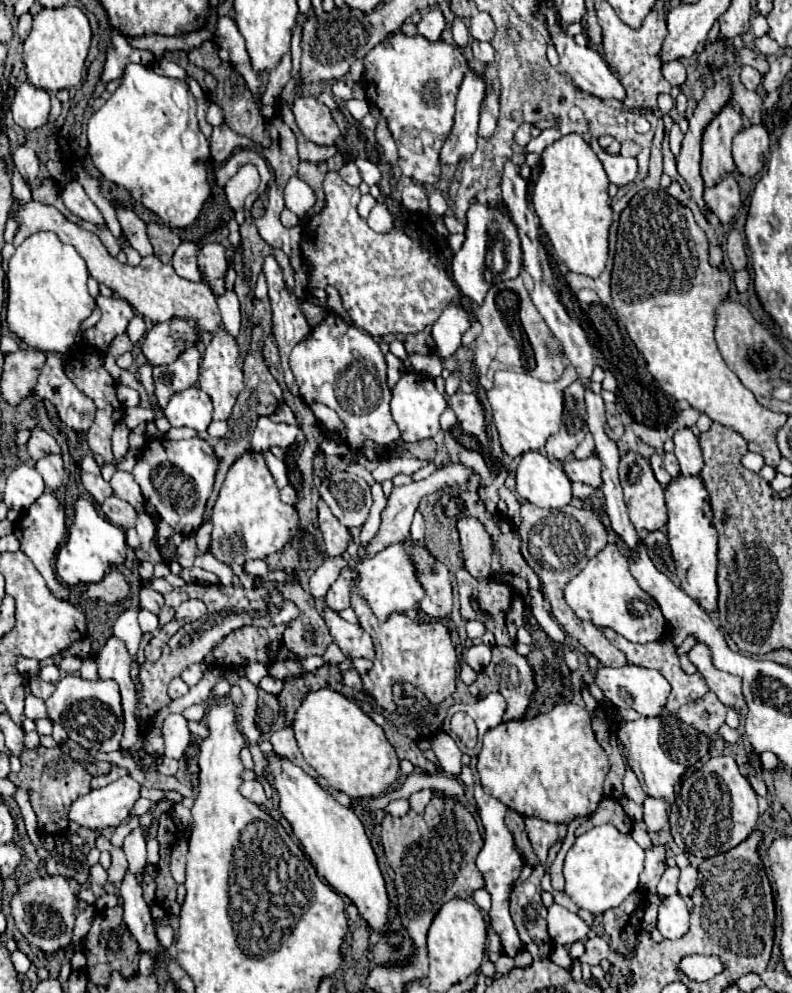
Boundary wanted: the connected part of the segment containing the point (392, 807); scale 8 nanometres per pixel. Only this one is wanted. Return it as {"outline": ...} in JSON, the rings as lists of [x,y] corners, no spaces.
{"outline":[[[397,799],[397,801],[391,801],[387,807],[385,807],[385,813],[391,813],[391,815],[397,815],[397,817],[403,817],[405,813],[409,813],[411,805],[409,805],[409,799]]]}

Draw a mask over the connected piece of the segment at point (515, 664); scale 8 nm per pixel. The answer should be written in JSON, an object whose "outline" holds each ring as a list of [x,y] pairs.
{"outline":[[[493,647],[493,659],[487,665],[485,671],[477,675],[477,681],[469,687],[469,691],[475,697],[487,697],[489,693],[501,693],[507,701],[507,709],[503,715],[503,721],[513,721],[513,719],[523,719],[525,709],[529,707],[531,695],[535,691],[535,681],[533,681],[533,669],[529,667],[527,659],[517,655],[513,647]]]}

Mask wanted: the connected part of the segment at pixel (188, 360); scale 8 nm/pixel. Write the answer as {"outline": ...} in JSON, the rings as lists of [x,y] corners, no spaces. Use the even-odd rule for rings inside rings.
{"outline":[[[189,347],[171,365],[159,365],[153,369],[155,395],[157,395],[159,405],[167,405],[173,393],[187,389],[197,381],[199,361],[201,361],[201,355],[197,347]]]}

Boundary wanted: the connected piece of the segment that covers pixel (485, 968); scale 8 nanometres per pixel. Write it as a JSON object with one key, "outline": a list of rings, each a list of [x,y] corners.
{"outline":[[[486,924],[486,931],[487,931],[487,941],[485,944],[485,951],[484,951],[484,958],[483,963],[481,964],[481,971],[483,971],[483,975],[485,977],[495,977],[495,967],[493,967],[493,963],[489,960],[487,951],[488,951],[488,945],[489,945],[489,924]]]}

